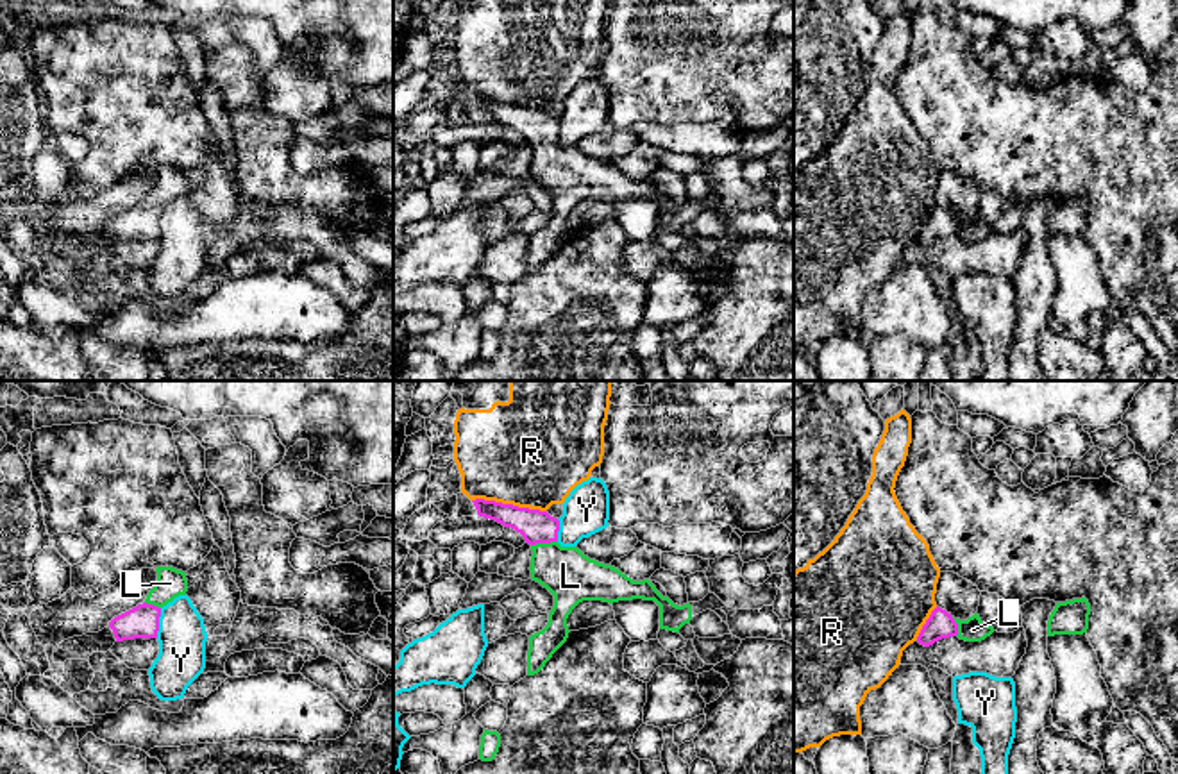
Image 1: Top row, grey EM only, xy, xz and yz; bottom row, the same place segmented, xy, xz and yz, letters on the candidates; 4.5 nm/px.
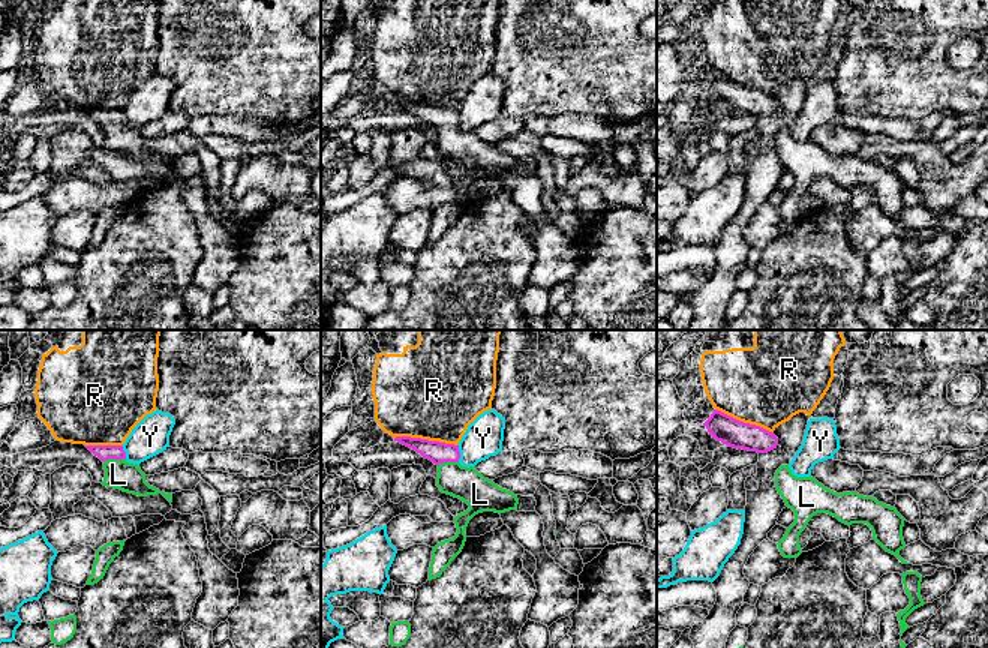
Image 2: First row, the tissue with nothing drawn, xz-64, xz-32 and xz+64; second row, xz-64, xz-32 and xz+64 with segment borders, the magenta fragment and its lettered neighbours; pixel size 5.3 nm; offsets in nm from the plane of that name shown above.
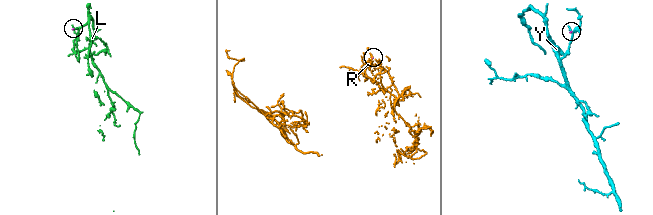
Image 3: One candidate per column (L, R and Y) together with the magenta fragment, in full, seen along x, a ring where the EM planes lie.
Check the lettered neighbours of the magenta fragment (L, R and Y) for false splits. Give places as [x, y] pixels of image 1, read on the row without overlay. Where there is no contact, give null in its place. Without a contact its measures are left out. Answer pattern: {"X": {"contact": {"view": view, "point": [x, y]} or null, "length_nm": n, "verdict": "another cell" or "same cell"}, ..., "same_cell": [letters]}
{"L": {"contact": {"view": "xz", "point": [544, 142]}, "length_nm": 120, "verdict": "same cell"}, "R": {"contact": {"view": "xz", "point": [510, 104]}, "length_nm": 340, "verdict": "another cell"}, "Y": {"contact": {"view": "xy", "point": [158, 222]}, "length_nm": 140, "verdict": "another cell"}, "same_cell": ["L"]}

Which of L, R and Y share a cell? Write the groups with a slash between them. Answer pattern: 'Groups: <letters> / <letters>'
Groups: L / R / Y

